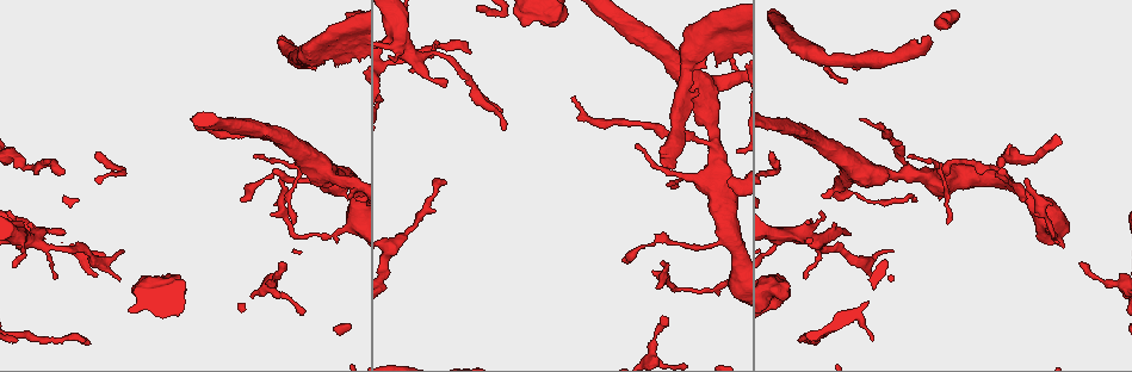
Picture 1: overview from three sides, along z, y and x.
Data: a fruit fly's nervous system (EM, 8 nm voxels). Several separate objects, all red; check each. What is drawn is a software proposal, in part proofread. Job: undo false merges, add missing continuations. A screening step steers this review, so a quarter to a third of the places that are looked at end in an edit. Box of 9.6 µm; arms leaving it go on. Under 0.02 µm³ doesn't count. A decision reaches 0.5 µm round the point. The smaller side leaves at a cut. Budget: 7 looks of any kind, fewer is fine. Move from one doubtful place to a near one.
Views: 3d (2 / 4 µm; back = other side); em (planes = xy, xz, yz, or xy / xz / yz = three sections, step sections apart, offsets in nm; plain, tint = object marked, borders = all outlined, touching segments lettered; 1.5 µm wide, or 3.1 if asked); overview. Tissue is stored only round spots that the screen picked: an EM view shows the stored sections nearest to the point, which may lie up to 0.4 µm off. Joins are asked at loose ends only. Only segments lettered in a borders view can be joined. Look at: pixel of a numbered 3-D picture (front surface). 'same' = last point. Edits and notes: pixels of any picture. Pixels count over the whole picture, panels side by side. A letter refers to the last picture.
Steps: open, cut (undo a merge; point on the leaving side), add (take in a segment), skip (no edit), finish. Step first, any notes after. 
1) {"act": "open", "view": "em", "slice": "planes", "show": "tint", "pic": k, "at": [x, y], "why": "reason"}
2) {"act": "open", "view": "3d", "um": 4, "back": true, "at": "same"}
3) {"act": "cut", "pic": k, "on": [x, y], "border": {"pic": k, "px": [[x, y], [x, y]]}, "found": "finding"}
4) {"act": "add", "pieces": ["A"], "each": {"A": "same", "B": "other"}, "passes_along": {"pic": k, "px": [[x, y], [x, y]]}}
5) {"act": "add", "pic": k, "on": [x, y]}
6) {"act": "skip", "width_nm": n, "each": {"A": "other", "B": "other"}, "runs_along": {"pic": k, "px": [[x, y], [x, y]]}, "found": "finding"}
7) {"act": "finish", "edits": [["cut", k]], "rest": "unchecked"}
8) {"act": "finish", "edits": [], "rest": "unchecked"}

{"act": "open", "view": "em", "slice": "xz", "step": 4, "show": "tint", "pic": 1, "at": [773, 247], "why": "calibre changes"}

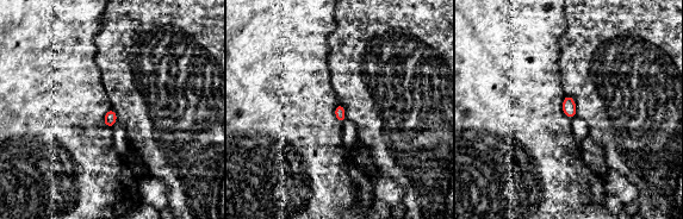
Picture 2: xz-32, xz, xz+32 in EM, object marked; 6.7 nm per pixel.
{"act": "open", "view": "em", "slice": "planes", "show": "borders", "at": "same"}

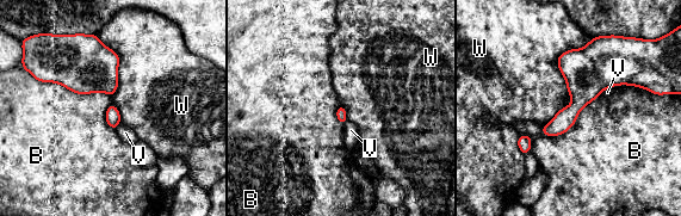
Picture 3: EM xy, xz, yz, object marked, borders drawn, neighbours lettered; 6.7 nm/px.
{"act": "skip", "each": {"B": "other", "V": "other", "W": "other"}, "border": {"pic": 3, "px": [[592, 38], [557, 60], [570, 96]]}, "found": "continuous, no second neuron"}

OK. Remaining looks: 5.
{"act": "open", "view": "3d", "um": 2, "pic": 1, "at": [799, 340], "why": "tapers out"}

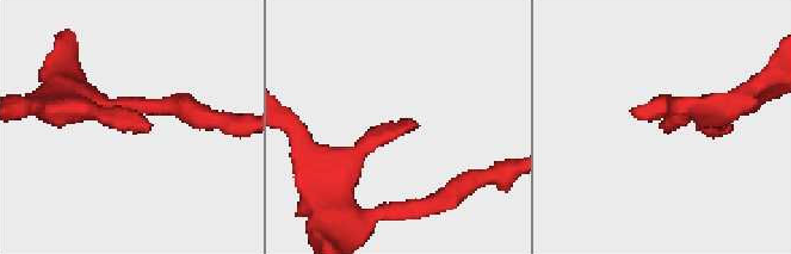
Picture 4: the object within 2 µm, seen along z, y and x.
{"act": "open", "view": "em", "slice": "planes", "show": "borders", "pic": 4, "at": [662, 127]}

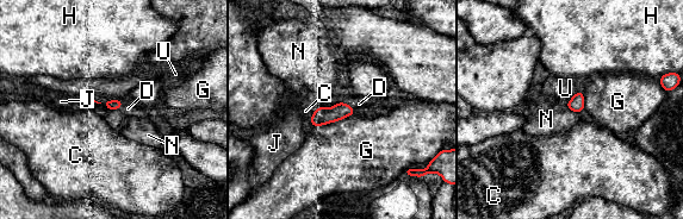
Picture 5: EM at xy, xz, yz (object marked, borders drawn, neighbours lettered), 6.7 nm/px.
{"act": "add", "pieces": ["D"], "each": {"C": "other", "D": "same", "G": "other", "H": "other", "J": "other", "N": "other", "U": "other"}, "found": "it goes on there"}

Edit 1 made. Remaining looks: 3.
{"act": "open", "view": "em", "slice": "planes", "show": "borders", "pic": 1, "at": [563, 17], "why": "stops while still wide"}

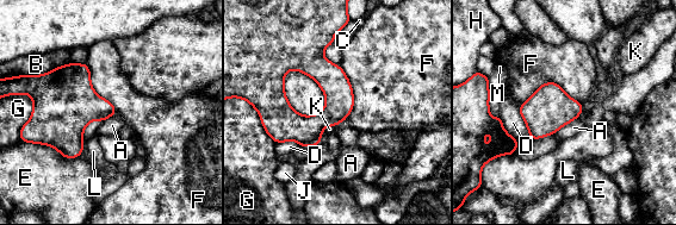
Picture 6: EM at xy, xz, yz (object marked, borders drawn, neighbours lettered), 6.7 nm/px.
{"act": "skip", "each": {"A": "other", "B": "other", "C": "other", "D": "other", "E": "other", "F": "other", "G": "other", "H": "other", "J": "other", "K": "other", "L": "other", "M": "other"}, "border": {"pic": 6, "px": [[582, 111], [553, 133]]}, "found": "no lettered segment goes on from it"}

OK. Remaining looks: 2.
{"act": "finish", "edits": [["add", 5]], "rest": "unchecked"}

